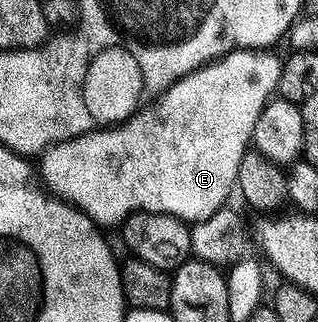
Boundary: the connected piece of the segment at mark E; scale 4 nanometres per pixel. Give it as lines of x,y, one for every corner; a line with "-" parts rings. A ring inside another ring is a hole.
267,48
234,49
231,53
226,53
223,57
216,58
215,61
209,61
208,64
203,65
200,69
196,69
193,73
188,73
182,79
178,79
171,87
163,90
159,97
133,113
127,121
115,127
105,127
99,131
84,133
80,137
73,139
73,141
63,141
49,150
45,150
42,155
42,160
44,160
43,184
56,196
71,201
91,221
95,221
101,226
112,225
115,221
116,224
122,223
131,213
139,212
169,213
172,217
179,217
185,223
209,221
210,218
217,216
223,210
220,208
227,203
228,196
234,193
237,188
238,163
242,163
242,155
252,145
252,132
254,131
254,123
258,123
258,115
262,112
264,106
273,100
274,94
277,92
280,84
281,64
281,58
279,56
276,58
272,51
-
68,165
76,165
76,169
72,169
72,173
68,173

